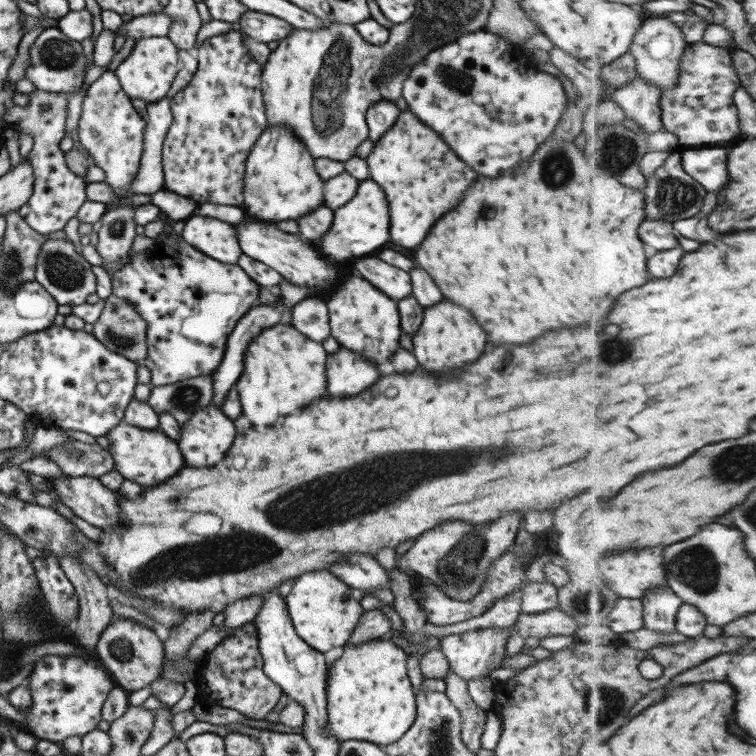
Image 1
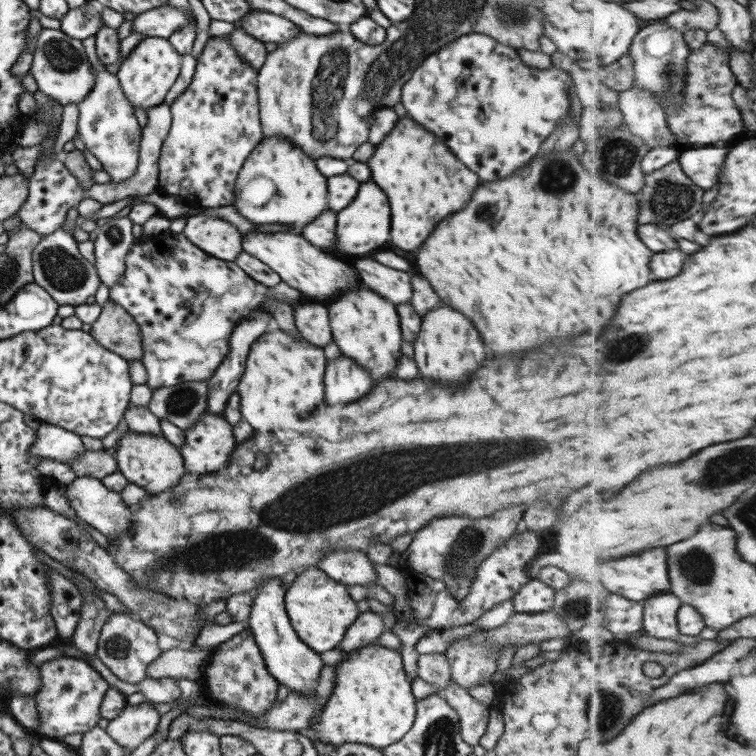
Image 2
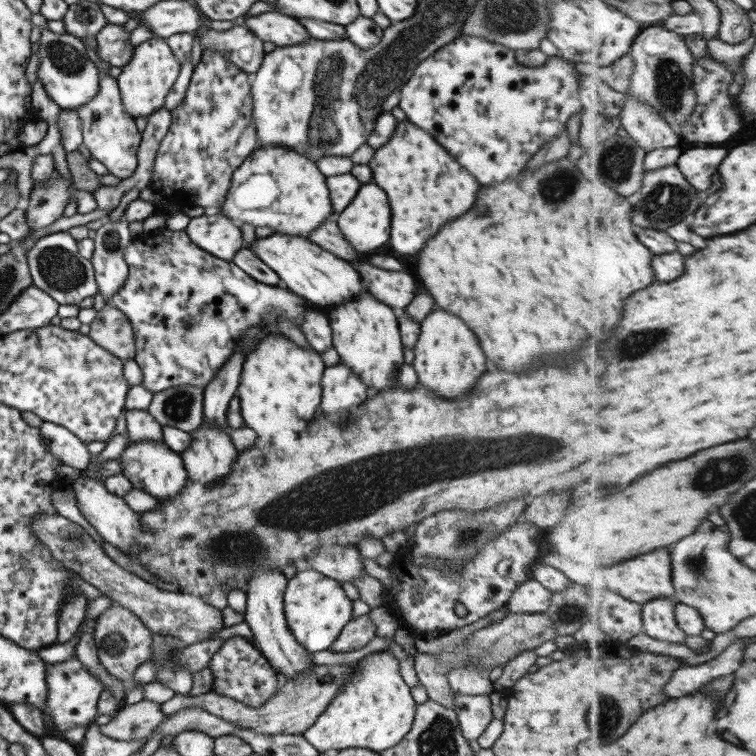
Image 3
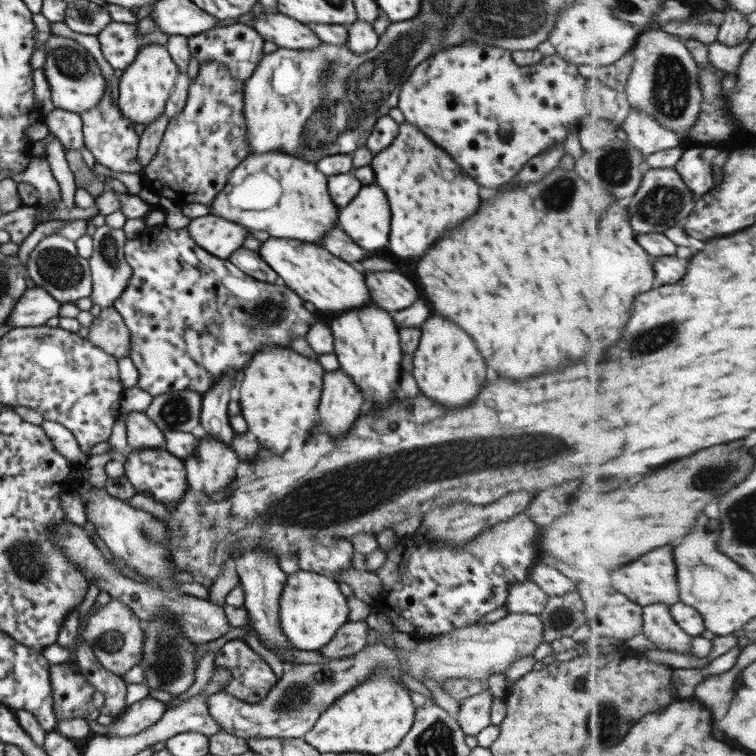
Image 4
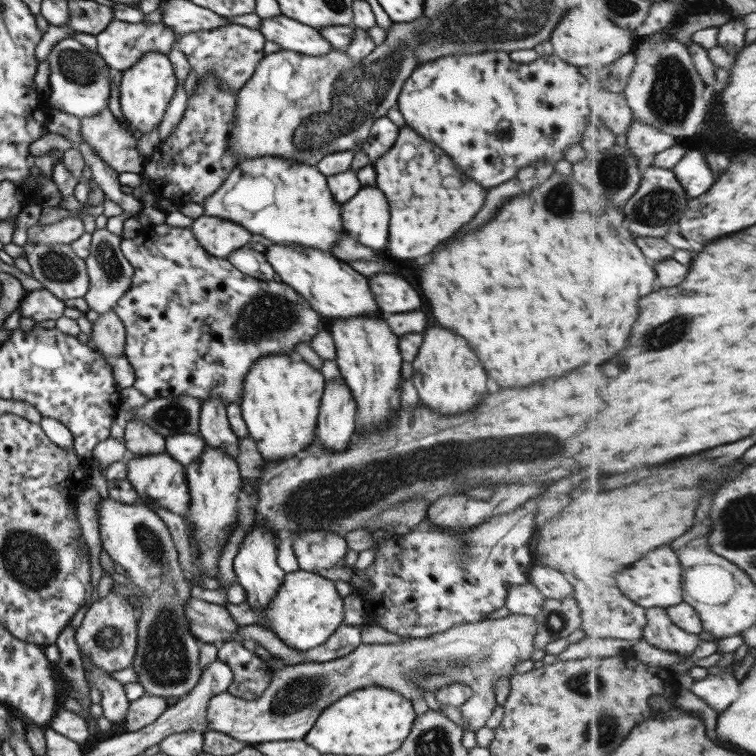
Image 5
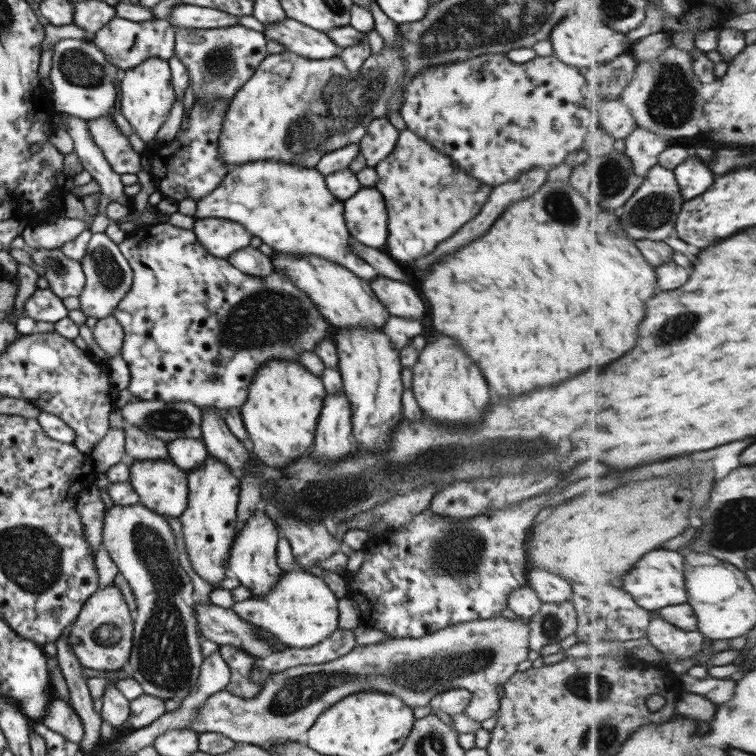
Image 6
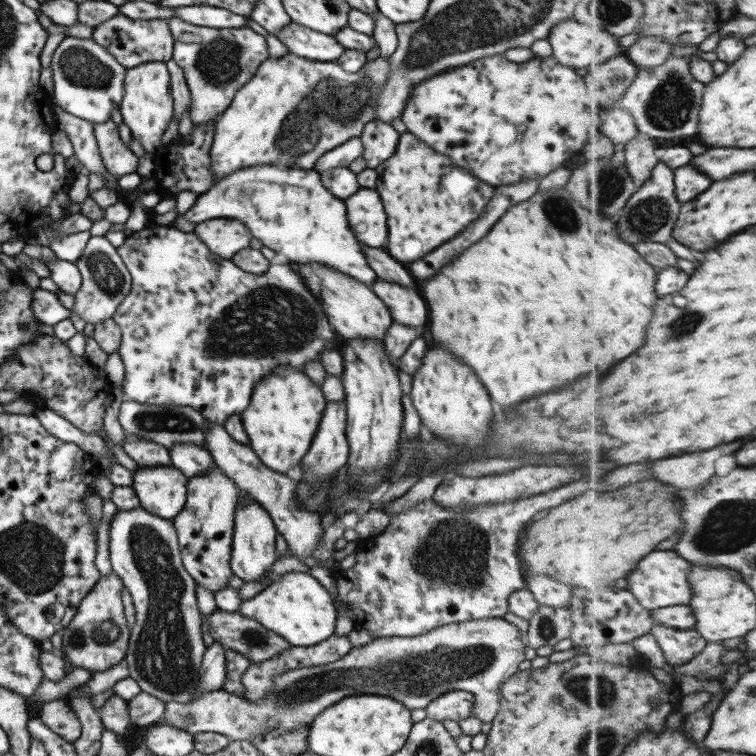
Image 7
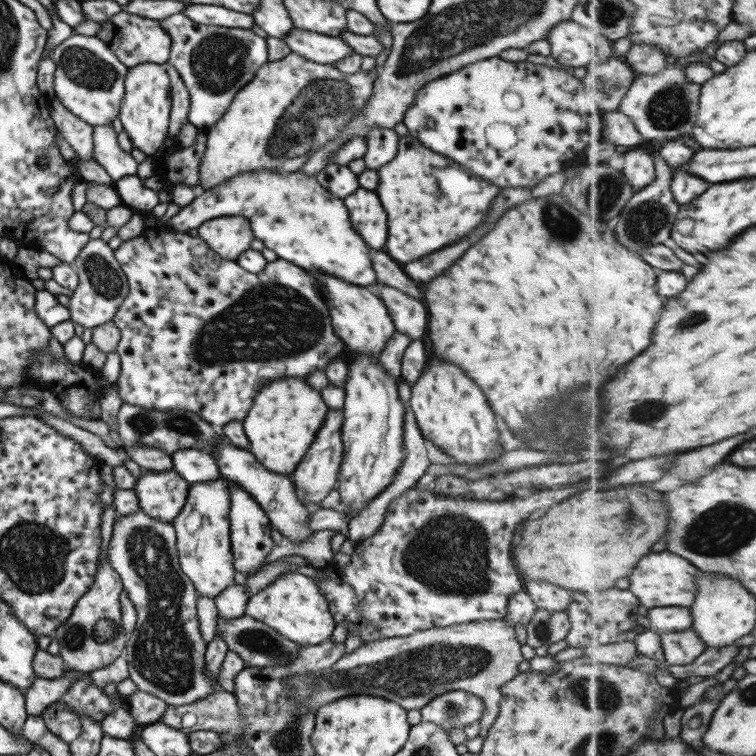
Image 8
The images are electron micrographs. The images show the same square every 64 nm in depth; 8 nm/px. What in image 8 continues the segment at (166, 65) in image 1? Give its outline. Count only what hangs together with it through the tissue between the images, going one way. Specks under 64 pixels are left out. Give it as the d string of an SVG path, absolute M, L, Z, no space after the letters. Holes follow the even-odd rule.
M144 62L128 68L124 79L124 96L118 117L122 132L127 134L132 148L141 150L145 155L153 155L161 146L168 130L168 115L171 108L169 95L170 83L160 65Z

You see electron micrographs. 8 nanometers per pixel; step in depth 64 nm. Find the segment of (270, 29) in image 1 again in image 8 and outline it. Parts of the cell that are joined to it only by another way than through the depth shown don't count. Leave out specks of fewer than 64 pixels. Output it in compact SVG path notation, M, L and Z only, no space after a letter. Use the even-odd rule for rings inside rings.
M295 27L283 36L283 41L290 52L316 64L334 65L352 52L351 47L339 37L325 36Z

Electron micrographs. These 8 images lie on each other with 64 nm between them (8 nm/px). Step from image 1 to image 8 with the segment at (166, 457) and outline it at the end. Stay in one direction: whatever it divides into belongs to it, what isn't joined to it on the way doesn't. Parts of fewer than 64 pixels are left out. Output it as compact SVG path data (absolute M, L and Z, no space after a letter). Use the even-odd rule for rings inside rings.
M175 470L144 471L135 480L135 496L143 514L171 523L185 504L190 484Z

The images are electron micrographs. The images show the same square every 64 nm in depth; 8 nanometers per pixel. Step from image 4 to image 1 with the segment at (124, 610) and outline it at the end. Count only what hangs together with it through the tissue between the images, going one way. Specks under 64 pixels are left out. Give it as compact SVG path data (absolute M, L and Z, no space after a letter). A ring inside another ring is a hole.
M122 617L120 620L110 622L101 631L93 653L105 666L114 684L129 693L141 687L147 687L153 680L160 677L158 673L164 658L163 647L150 627Z

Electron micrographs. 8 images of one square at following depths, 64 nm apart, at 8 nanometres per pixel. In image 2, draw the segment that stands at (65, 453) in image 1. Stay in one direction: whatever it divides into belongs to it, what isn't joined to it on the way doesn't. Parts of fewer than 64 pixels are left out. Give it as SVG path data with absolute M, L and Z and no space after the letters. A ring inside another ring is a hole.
M105 449L84 450L81 456L68 466L77 477L88 476L97 480L117 471L114 456Z

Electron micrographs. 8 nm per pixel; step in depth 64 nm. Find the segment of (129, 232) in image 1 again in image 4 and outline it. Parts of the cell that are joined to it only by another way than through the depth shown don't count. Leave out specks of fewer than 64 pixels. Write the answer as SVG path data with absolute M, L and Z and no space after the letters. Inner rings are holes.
M107 225L97 227L89 239L92 253L87 259L91 276L91 293L88 297L92 304L97 304L101 309L112 306L113 300L123 292L123 288L127 286L131 276L131 267L125 262L123 254L125 241L127 238L125 238L122 228L112 229Z

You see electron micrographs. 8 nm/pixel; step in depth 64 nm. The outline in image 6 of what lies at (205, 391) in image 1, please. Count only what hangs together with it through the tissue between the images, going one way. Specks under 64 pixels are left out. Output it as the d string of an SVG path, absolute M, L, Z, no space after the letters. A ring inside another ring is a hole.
M133 400L125 403L120 410L125 426L139 426L164 443L175 438L201 440L201 411L191 402Z

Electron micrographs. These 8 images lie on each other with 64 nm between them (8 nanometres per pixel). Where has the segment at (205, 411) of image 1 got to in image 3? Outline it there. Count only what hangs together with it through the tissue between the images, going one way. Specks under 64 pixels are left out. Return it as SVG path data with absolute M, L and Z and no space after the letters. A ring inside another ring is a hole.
M202 422L195 431L189 432L189 444L179 456L182 458L187 478L211 486L231 472L237 450L231 446L227 429Z

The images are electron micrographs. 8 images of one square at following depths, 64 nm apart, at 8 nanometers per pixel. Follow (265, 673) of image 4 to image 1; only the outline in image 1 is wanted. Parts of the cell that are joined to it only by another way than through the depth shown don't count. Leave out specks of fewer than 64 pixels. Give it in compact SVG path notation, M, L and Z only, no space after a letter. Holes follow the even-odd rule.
M250 622L231 629L231 632L214 646L214 649L205 654L202 662L199 664L199 668L196 670L193 680L198 688L194 697L195 702L201 704L203 708L221 706L221 708L237 710L239 714L247 718L255 720L263 719L265 714L270 712L273 706L277 704L282 690L277 687L277 684L274 684L265 676L262 670L262 663L262 658L258 650L255 624Z

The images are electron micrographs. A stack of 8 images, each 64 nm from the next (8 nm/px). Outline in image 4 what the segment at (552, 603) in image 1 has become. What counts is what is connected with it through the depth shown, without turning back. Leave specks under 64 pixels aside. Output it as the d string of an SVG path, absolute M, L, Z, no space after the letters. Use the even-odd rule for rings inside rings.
M527 580L509 585L504 608L511 614L537 615L543 610L548 600L547 594L537 584Z

